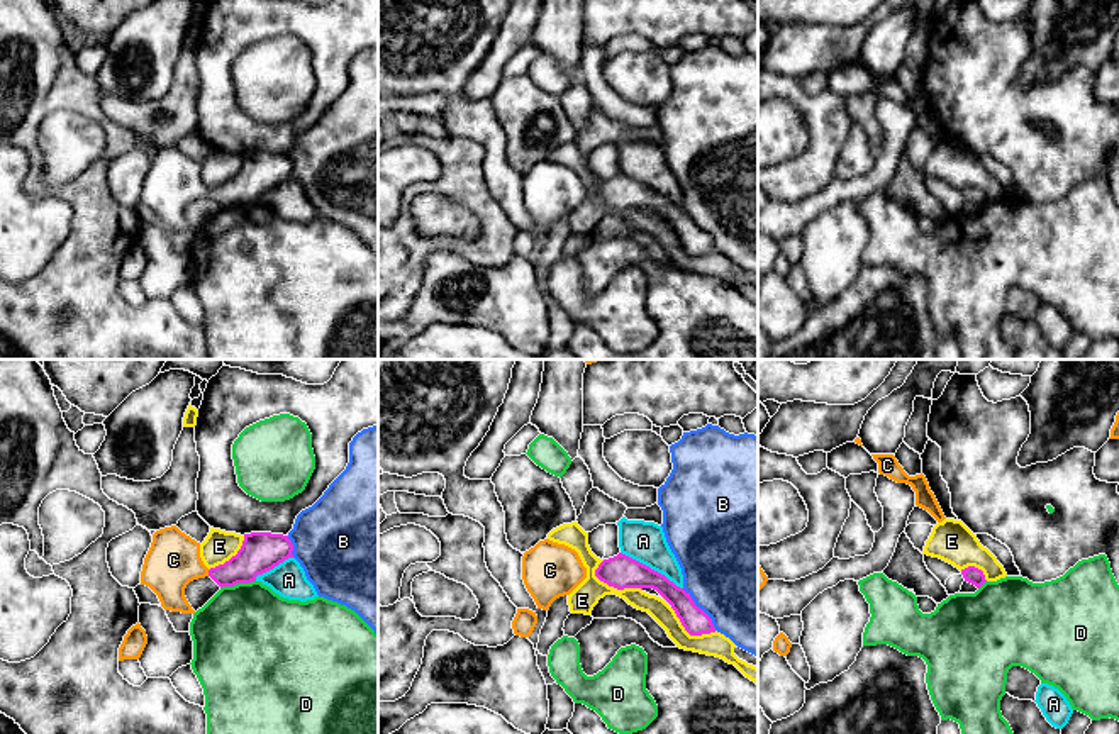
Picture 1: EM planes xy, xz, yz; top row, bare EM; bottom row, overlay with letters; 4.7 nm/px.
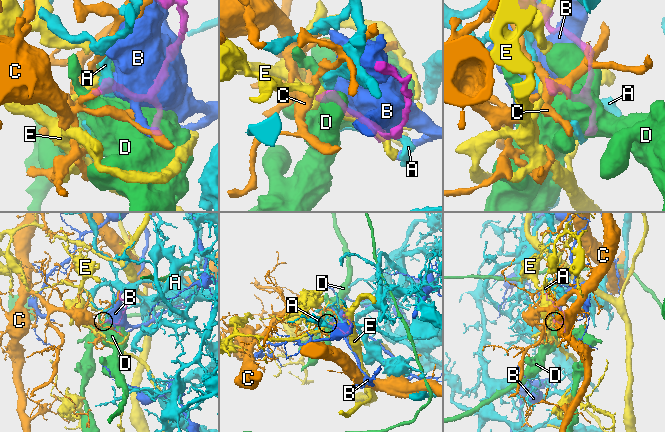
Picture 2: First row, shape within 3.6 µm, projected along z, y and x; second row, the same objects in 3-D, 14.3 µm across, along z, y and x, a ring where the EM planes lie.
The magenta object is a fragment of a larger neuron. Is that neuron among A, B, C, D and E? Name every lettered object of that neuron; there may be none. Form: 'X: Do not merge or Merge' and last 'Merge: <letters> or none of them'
A: Do not merge
B: Do not merge
C: Merge
D: Do not merge
E: Do not merge
Merge: C

